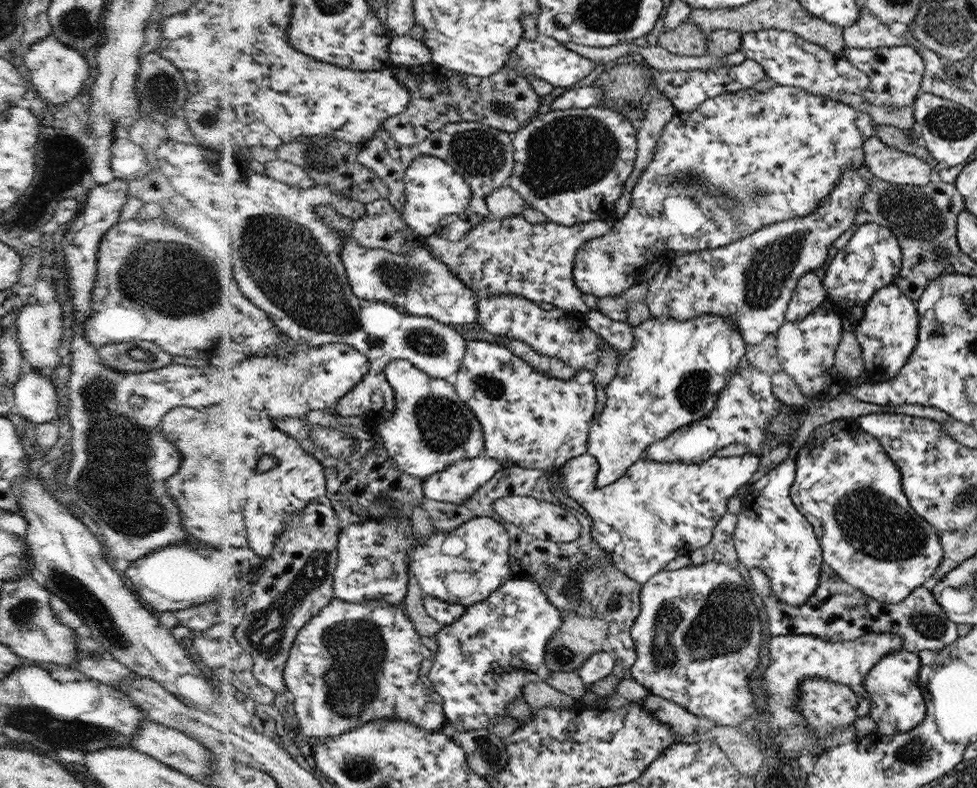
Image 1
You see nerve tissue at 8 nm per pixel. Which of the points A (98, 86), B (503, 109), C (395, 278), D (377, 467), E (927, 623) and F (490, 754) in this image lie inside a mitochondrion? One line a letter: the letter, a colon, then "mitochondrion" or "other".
A: other
B: mitochondrion
C: mitochondrion
D: other
E: mitochondrion
F: mitochondrion

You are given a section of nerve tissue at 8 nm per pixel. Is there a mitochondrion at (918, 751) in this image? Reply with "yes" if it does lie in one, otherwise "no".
yes

